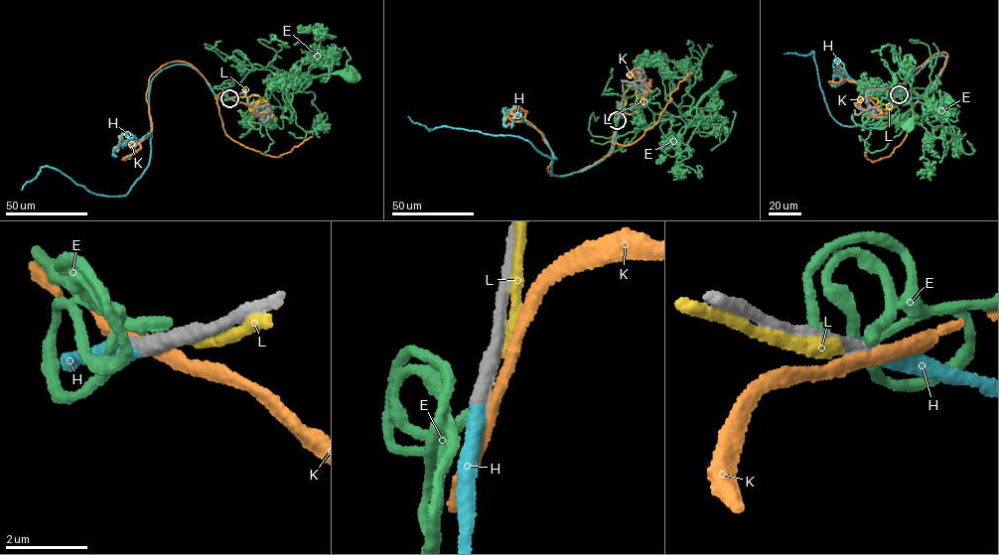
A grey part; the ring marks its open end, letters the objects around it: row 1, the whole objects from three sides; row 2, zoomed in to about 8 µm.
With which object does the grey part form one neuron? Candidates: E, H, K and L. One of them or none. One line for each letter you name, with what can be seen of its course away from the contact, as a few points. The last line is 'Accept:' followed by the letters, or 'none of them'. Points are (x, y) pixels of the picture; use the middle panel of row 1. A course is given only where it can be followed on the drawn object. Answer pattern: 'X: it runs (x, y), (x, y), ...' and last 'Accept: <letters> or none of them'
H: it runs (617, 120), (604, 159), (562, 176), (551, 173), (553, 156), (516, 136), (430, 130), (408, 116)
Accept: H

